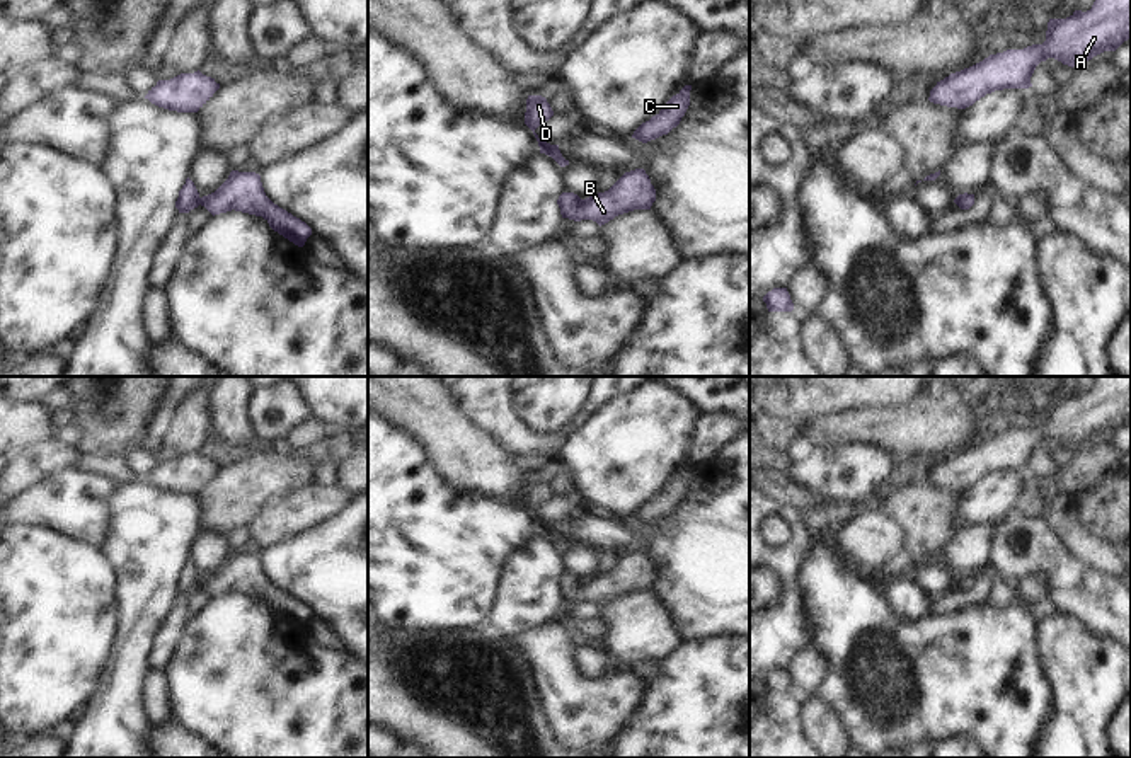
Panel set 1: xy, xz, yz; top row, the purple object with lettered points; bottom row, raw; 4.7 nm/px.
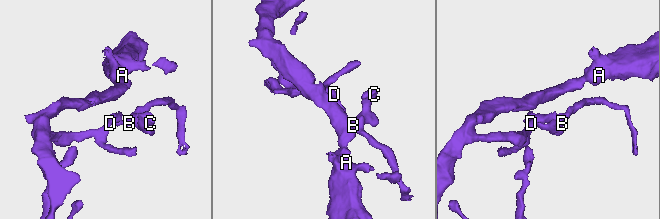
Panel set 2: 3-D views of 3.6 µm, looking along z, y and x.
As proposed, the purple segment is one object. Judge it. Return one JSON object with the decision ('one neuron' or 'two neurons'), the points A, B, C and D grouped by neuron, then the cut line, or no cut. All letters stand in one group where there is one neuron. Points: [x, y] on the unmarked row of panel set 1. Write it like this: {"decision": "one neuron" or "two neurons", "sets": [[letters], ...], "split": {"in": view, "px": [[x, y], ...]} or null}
{"decision": "one neuron", "sets": [["A", "B", "C", "D"]], "split": null}

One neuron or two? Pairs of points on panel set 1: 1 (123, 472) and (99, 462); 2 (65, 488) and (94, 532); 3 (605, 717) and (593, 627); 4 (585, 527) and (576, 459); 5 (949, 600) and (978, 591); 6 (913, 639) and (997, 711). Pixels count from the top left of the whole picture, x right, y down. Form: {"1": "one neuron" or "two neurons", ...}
{"1": "one neuron", "2": "one neuron", "3": "two neurons", "4": "two neurons", "5": "one neuron", "6": "one neuron"}

